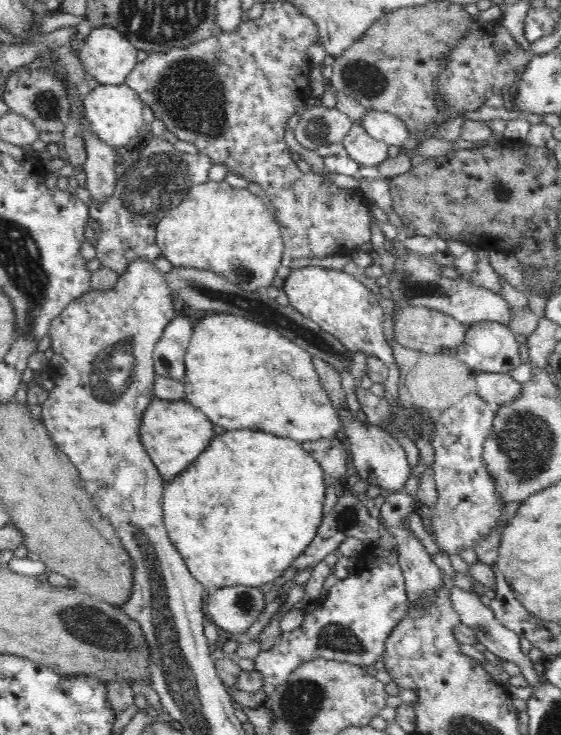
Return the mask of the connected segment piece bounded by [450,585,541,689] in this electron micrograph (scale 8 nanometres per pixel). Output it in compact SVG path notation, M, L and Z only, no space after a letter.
M454 585L454 588L450 590L450 601L452 601L452 609L458 612L460 617L460 623L472 628L472 631L476 633L476 637L479 642L486 645L486 648L494 655L500 657L502 660L514 663L520 669L520 673L526 679L532 688L540 688L540 680L537 670L534 668L532 661L526 656L520 648L520 638L508 628L505 628L493 614L490 607L484 606L480 596L473 592L466 592L462 588Z

